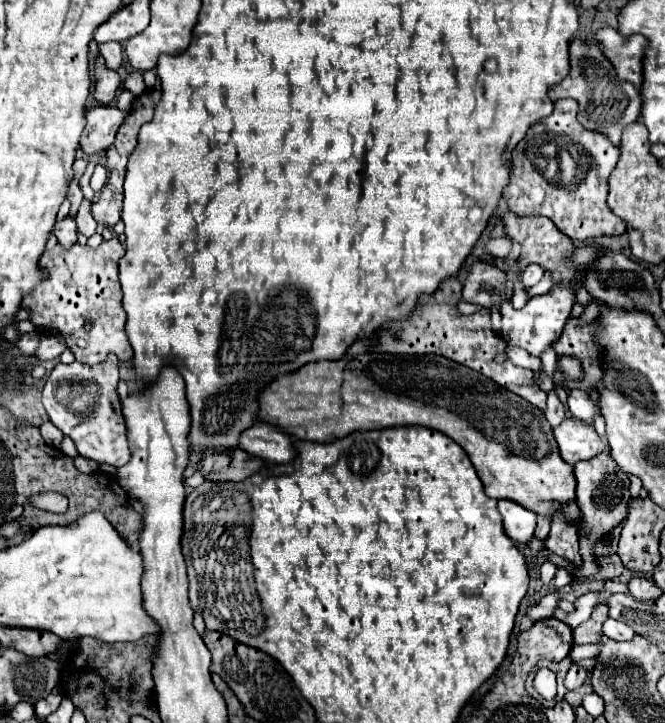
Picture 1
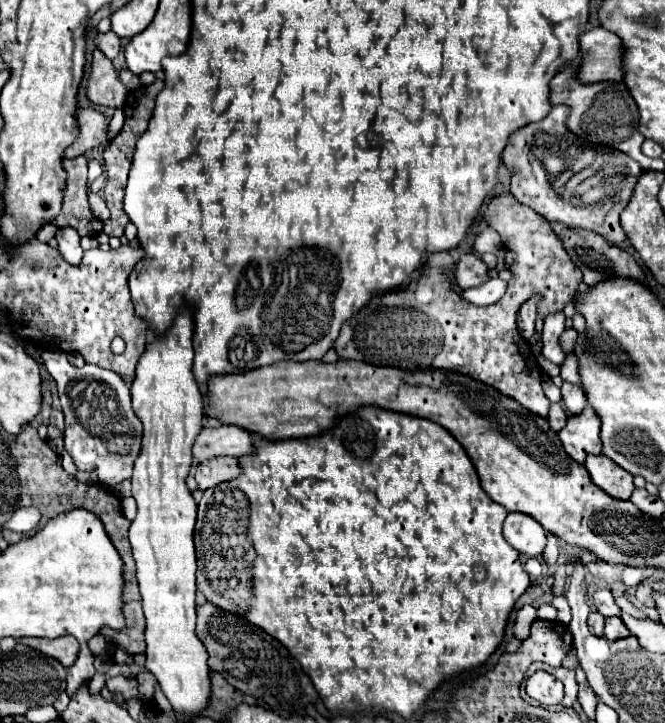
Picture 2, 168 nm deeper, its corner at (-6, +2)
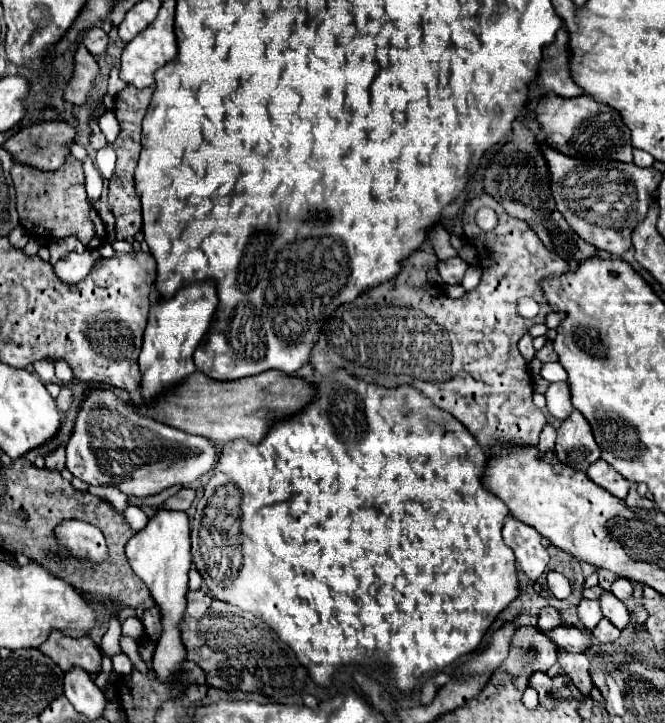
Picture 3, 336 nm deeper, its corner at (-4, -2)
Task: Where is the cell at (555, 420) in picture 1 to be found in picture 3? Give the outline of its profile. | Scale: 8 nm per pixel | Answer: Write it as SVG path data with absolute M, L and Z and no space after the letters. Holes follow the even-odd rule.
M547 423L547 425L543 427L543 431L541 431L541 439L539 439L539 447L541 447L541 451L549 451L549 449L553 449L553 445L555 445L555 435L557 435L557 429L555 429L551 423Z

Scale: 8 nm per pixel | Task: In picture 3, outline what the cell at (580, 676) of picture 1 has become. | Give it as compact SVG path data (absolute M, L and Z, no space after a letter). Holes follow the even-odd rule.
M561 651L559 653L559 665L561 665L563 673L569 675L569 679L573 681L573 685L581 691L581 695L585 699L589 699L593 683L589 679L589 661L587 661L587 657L583 653Z

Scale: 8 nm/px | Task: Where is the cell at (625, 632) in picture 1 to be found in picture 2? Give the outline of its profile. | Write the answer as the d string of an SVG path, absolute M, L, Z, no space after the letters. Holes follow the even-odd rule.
M607 617L605 619L605 637L615 641L615 639L623 639L629 637L631 631L623 625L623 621L619 617Z

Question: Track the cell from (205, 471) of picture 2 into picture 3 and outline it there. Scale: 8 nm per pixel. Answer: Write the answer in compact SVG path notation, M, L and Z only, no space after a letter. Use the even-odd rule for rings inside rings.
M183 487L177 495L169 497L169 499L163 503L163 507L167 507L167 509L175 509L175 511L187 511L187 509L191 507L193 499L195 499L195 489Z

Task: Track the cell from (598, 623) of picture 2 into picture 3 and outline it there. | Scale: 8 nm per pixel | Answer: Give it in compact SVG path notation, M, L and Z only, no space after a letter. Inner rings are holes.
M561 625L553 631L547 633L549 639L553 639L553 643L557 643L559 649L563 651L573 651L573 653L587 653L591 647L591 637L593 633L583 629L583 627L569 627L569 625Z

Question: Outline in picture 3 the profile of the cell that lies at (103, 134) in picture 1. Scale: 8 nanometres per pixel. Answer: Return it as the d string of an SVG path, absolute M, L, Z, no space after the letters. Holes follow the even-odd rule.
M47 121L23 127L17 135L7 139L5 147L15 161L53 171L65 163L75 141L77 129L73 125L65 121Z

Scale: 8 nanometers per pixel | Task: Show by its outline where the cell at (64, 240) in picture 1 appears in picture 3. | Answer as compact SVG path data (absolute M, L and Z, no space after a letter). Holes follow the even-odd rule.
M85 251L85 253L69 253L65 257L61 257L57 263L55 263L55 271L59 275L61 281L65 283L77 283L81 281L85 275L89 275L93 263L97 261L99 251Z

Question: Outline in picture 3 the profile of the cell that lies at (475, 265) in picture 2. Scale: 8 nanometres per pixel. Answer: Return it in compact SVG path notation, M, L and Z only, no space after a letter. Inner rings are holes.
M453 257L439 263L439 275L447 285L459 285L467 271L467 263L461 257Z

